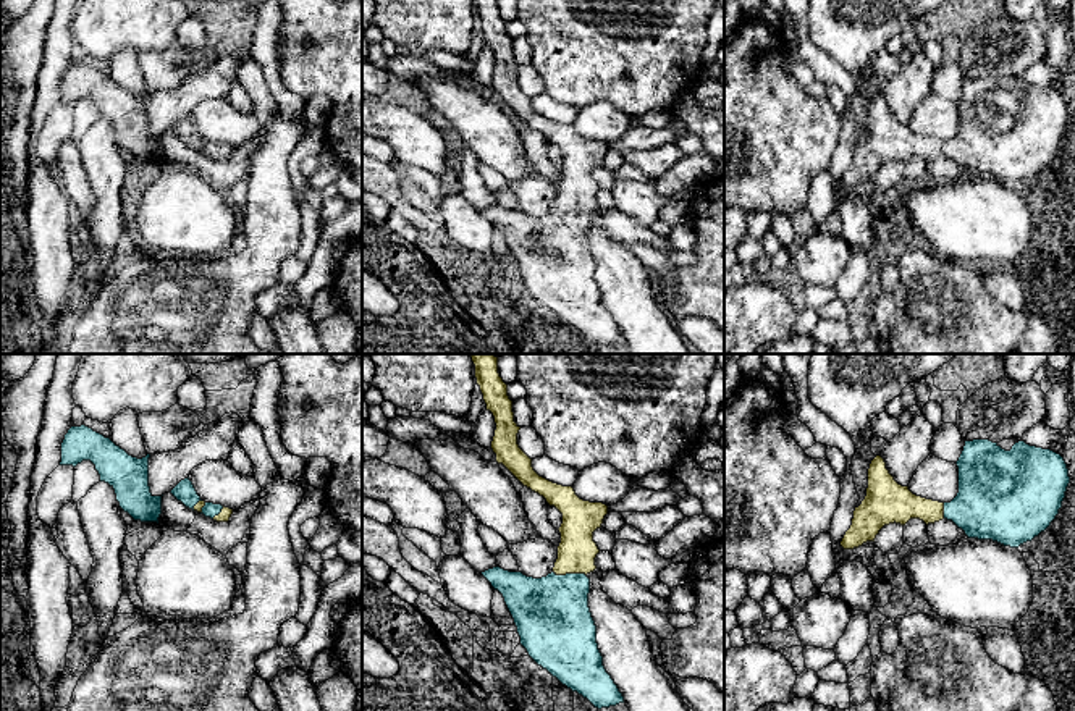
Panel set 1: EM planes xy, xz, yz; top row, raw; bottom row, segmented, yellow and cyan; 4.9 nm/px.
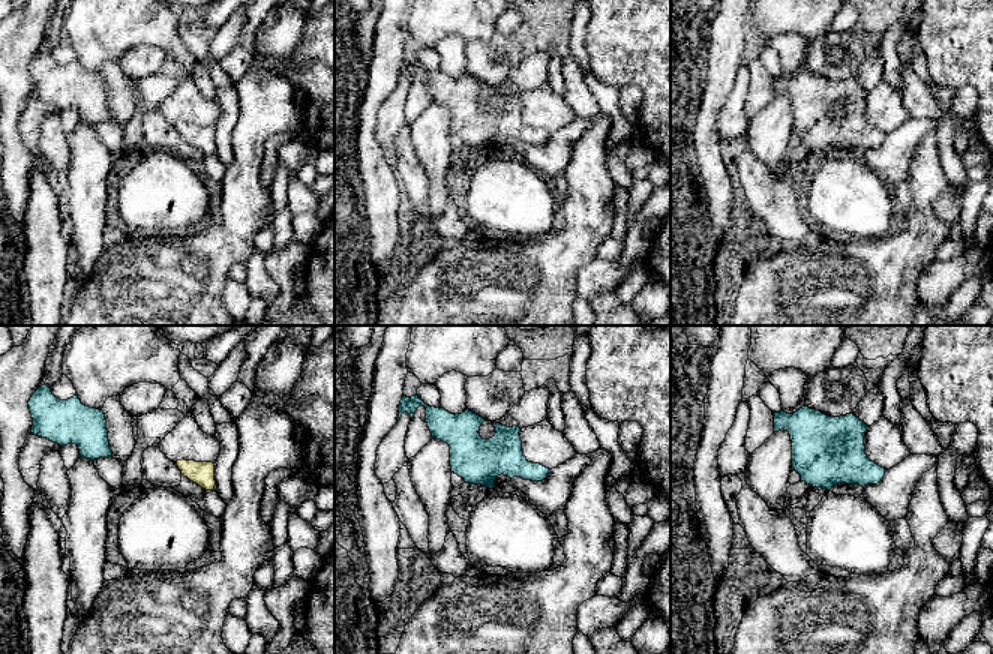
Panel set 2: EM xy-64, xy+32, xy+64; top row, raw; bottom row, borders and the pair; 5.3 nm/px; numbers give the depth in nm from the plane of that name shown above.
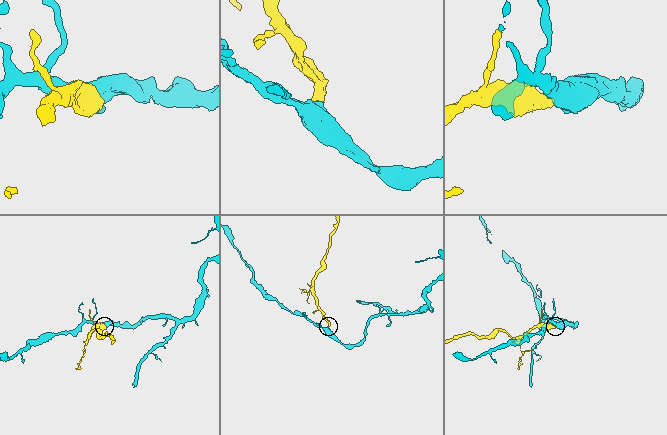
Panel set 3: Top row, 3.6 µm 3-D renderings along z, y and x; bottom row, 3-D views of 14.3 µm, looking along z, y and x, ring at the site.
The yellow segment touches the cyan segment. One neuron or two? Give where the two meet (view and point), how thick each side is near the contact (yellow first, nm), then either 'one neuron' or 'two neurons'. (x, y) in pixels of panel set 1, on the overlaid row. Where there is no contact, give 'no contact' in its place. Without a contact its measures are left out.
xz (569, 572) | 190/380 nm | one neuron

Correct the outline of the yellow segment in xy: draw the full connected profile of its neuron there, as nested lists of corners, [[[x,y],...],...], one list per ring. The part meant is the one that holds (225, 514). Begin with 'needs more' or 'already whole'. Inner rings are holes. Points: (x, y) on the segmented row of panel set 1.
needs more; [[[189,477],[181,480],[170,493],[186,507],[197,511],[217,522],[228,522],[233,514],[233,509],[230,507],[202,501]]]

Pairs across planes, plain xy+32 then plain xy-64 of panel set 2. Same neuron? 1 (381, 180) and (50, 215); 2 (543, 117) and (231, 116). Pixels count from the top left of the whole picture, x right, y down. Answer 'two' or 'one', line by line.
1: one
2: two

